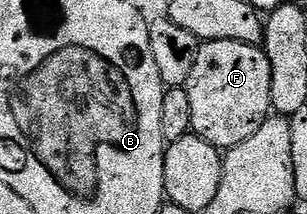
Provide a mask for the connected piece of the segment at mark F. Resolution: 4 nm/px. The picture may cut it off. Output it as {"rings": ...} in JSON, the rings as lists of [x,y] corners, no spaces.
{"rings":[[[202,43],[185,88],[192,109],[191,132],[219,149],[229,149],[240,145],[240,141],[248,141],[248,137],[252,137],[252,133],[256,133],[256,129],[260,129],[272,115],[272,65],[265,50],[253,43]]]}

